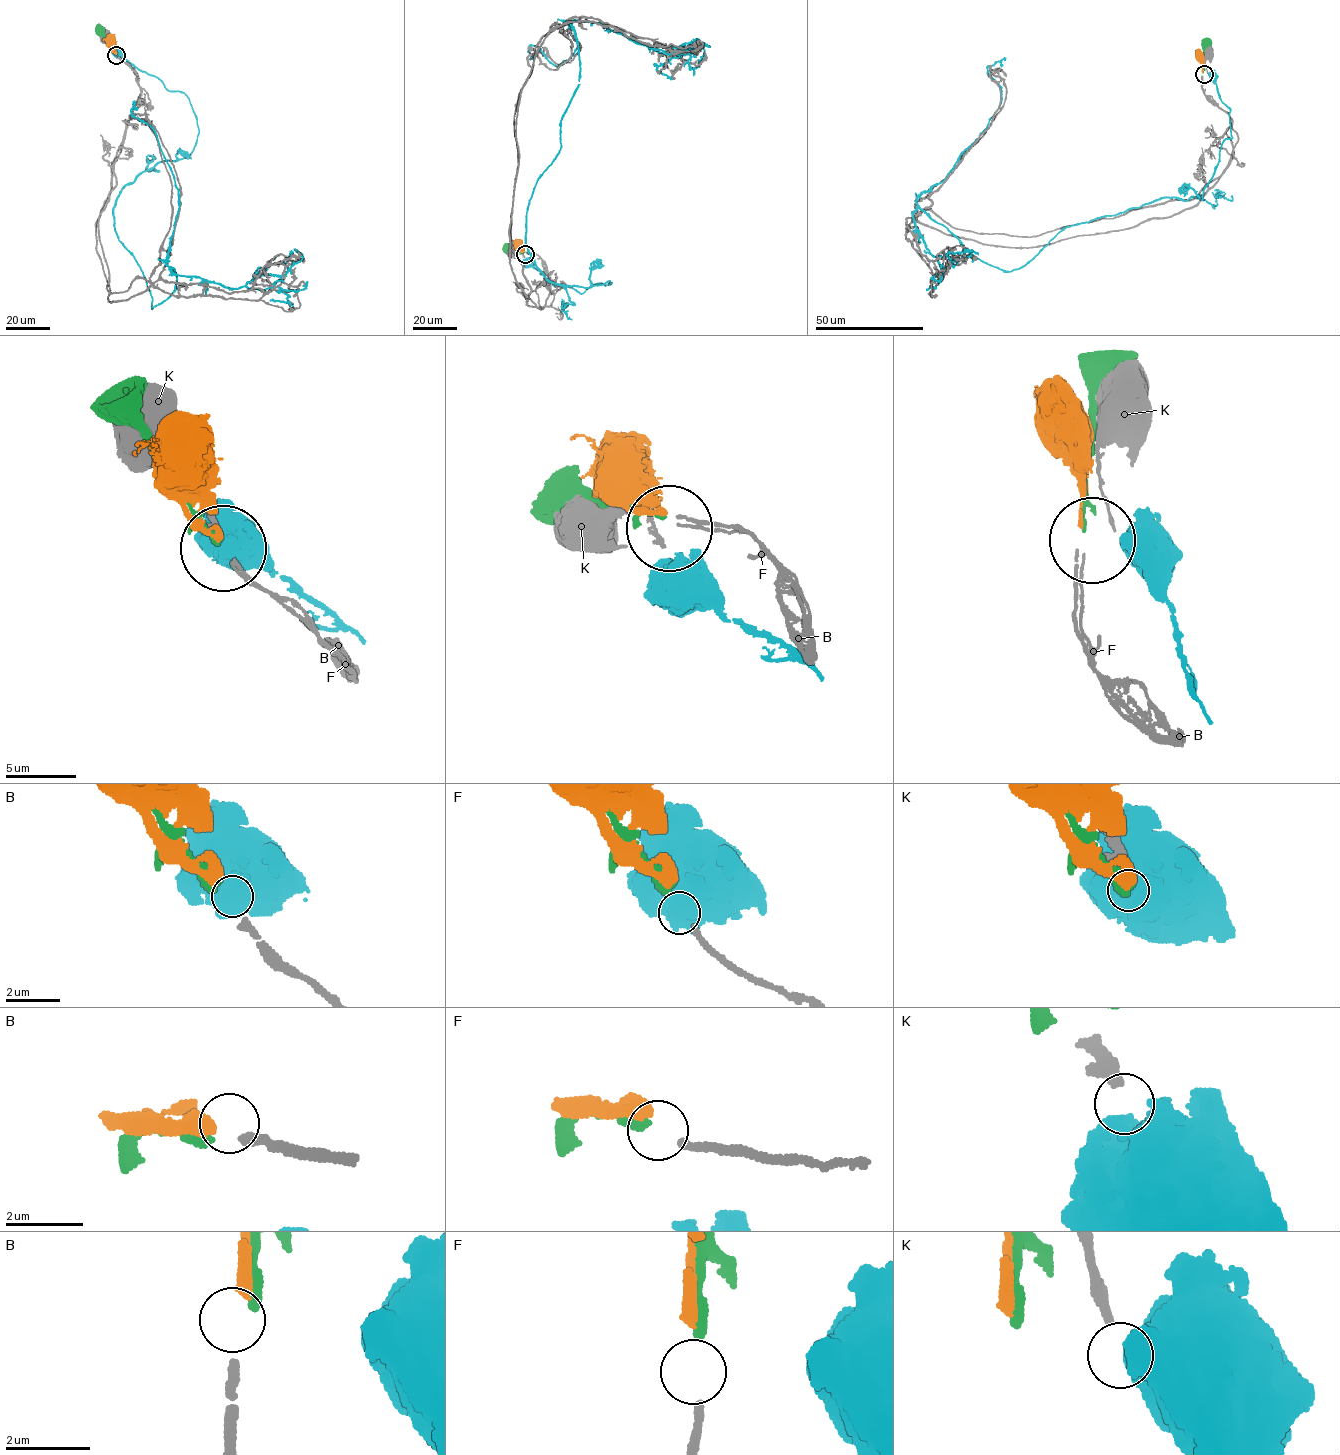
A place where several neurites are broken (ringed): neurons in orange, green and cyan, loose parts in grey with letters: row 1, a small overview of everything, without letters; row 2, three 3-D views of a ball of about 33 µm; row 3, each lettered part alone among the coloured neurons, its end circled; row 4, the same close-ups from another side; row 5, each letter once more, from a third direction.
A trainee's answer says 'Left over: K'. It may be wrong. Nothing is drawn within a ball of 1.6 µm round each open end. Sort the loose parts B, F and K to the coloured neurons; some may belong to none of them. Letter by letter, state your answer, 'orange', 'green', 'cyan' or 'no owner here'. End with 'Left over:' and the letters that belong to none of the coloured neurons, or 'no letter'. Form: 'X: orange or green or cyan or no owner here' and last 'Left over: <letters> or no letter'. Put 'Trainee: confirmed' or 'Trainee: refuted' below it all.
B: orange
F: green
K: no owner here
Left over: K
Trainee: confirmed

